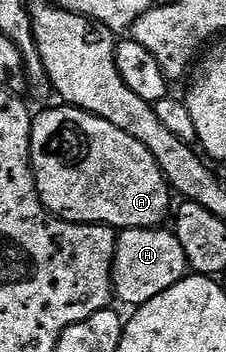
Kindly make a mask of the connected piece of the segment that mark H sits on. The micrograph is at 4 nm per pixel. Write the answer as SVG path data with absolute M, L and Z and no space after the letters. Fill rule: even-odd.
M128 227L118 232L115 241L115 260L111 270L111 285L114 298L118 302L120 299L121 302L128 303L131 309L138 309L144 303L153 301L153 297L165 293L188 274L189 268L181 242L179 242L174 230L163 230L159 227Z

